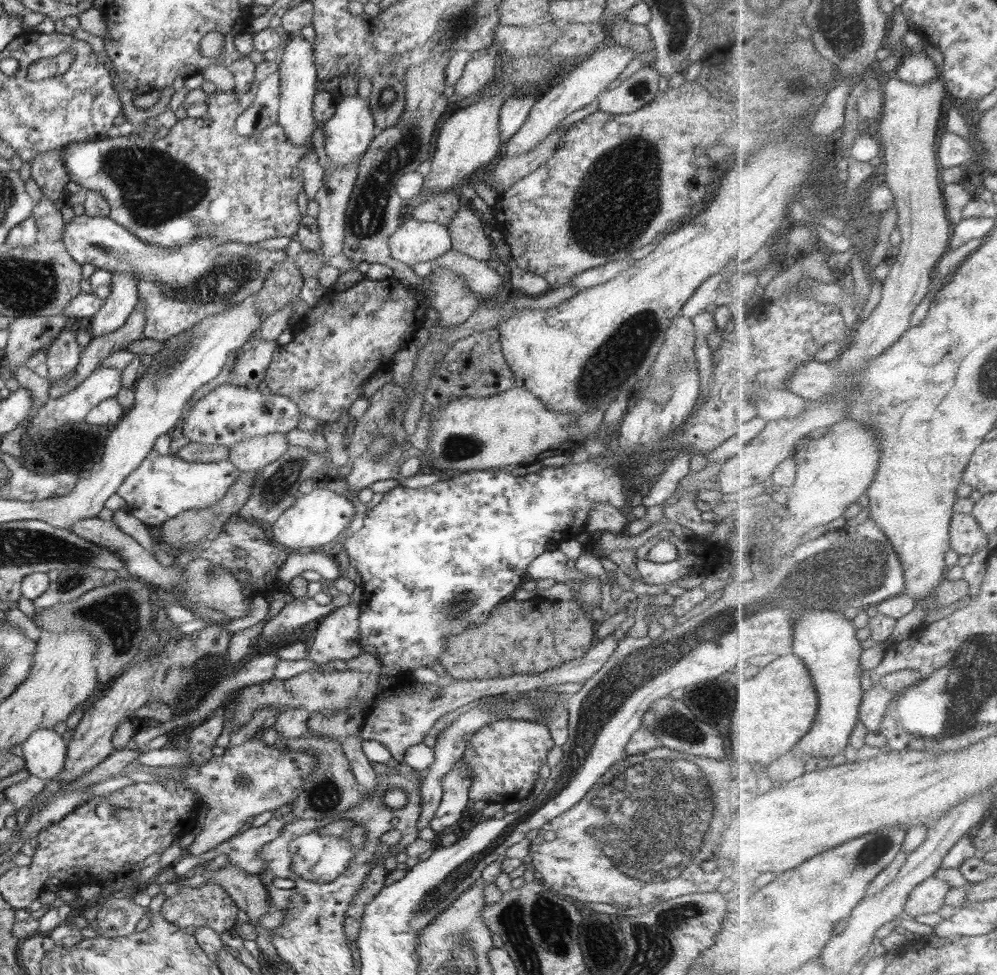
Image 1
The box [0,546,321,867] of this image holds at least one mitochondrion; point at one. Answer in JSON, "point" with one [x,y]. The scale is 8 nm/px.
{"point":[119,614]}

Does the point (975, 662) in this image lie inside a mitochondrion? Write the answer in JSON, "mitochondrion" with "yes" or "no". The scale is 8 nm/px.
{"mitochondrion":"yes"}

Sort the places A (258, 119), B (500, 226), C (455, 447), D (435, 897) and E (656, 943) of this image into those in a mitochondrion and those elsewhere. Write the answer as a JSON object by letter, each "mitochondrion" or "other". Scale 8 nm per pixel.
{"A":"other","B":"other","C":"mitochondrion","D":"mitochondrion","E":"mitochondrion"}

